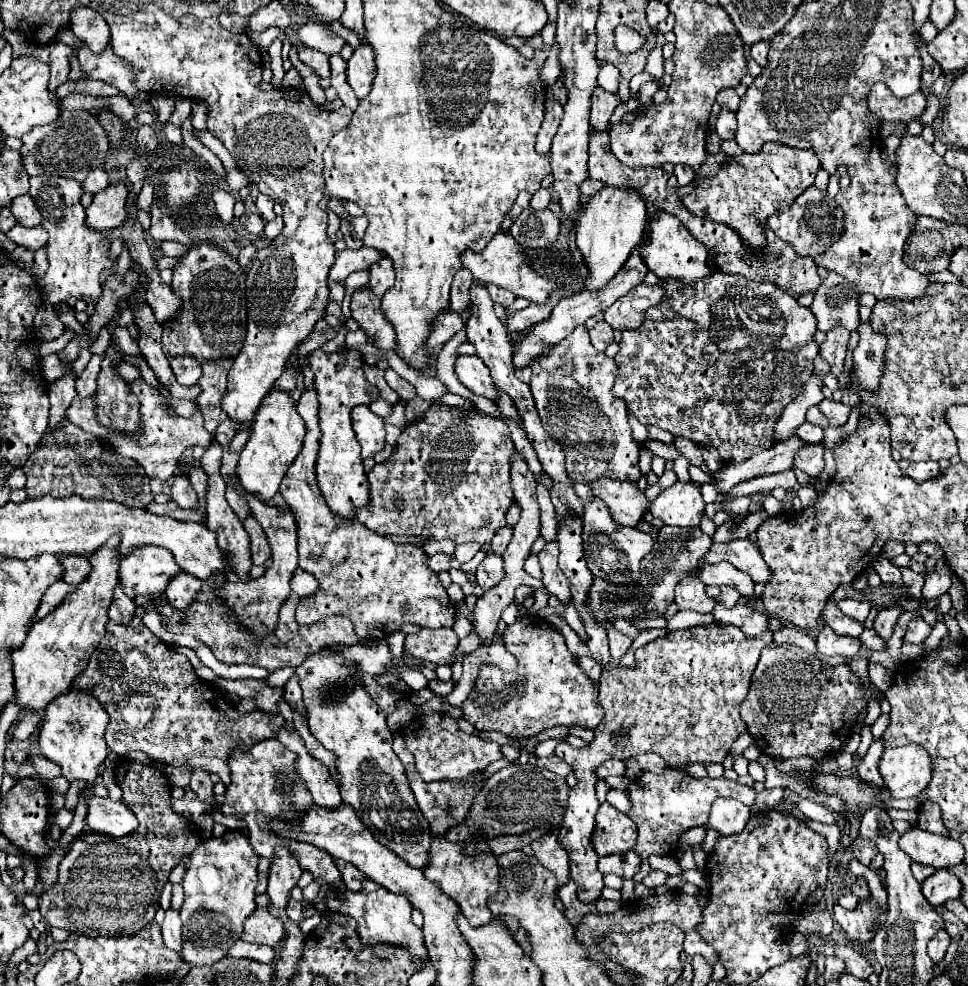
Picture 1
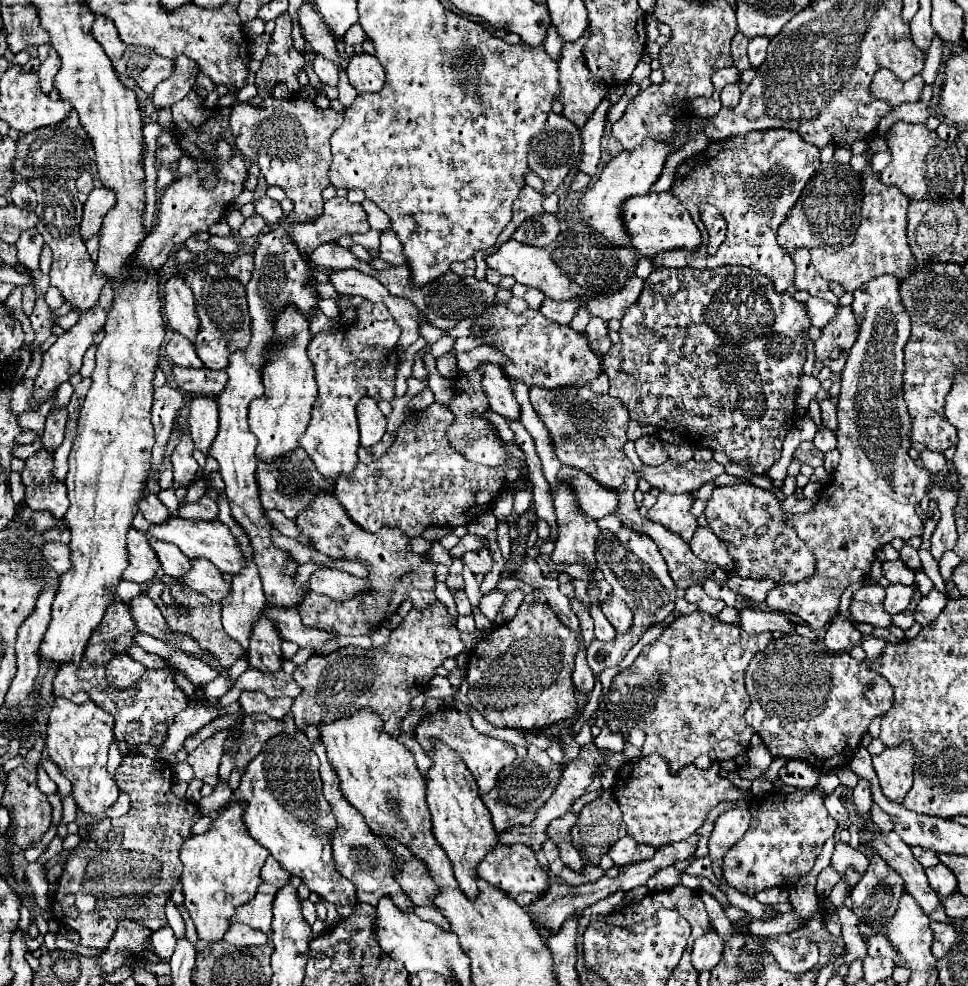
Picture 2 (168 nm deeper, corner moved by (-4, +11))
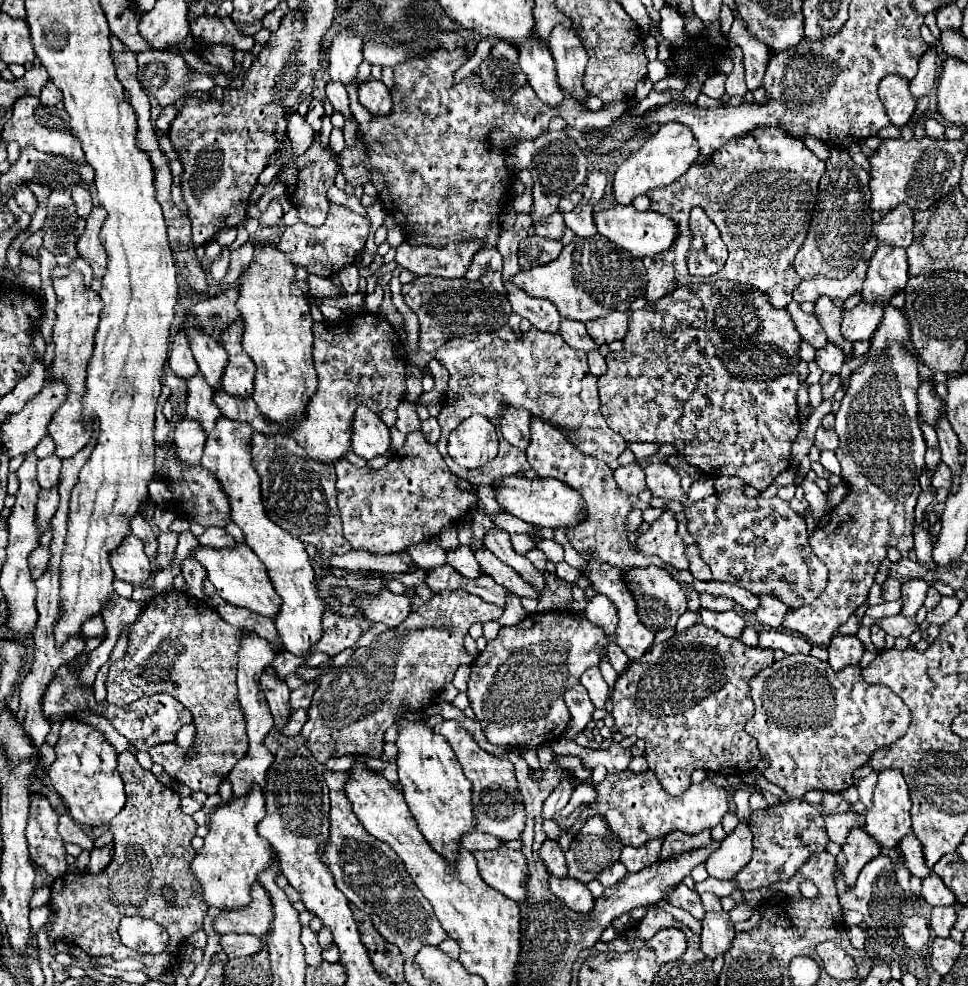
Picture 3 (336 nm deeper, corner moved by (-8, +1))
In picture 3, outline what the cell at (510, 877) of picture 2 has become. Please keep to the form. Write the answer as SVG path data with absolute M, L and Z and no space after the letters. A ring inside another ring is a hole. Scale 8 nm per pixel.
M487 850L487 852L473 852L477 858L481 878L507 898L515 902L523 902L527 898L527 860L519 850Z

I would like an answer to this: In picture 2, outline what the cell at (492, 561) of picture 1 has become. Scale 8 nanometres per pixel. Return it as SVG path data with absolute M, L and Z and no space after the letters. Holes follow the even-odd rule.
M487 548L479 550L479 552L467 552L463 554L463 562L467 564L467 568L473 572L473 574L487 574L493 566L493 558L489 554Z

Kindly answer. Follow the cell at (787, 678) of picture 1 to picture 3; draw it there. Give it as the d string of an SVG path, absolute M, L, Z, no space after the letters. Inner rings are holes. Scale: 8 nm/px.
M789 654L783 660L775 660L771 666L763 668L761 672L757 672L751 678L751 698L755 702L755 714L753 714L751 720L747 720L745 730L747 730L747 734L755 736L755 740L759 742L759 752L769 758L769 768L763 772L763 776L769 782L781 786L791 798L801 798L807 790L827 790L827 792L843 792L843 790L847 790L849 786L853 786L853 772L857 768L861 768L863 764L867 764L875 750L879 750L883 746L889 746L889 742L895 742L897 738L901 738L907 732L907 726L909 726L909 720L911 720L911 714L909 714L907 706L903 706L903 700L895 692L891 692L887 686L867 684L863 680L863 676L861 676L859 666L845 666L843 670L835 672L827 662L817 660L817 658L809 656L809 654Z

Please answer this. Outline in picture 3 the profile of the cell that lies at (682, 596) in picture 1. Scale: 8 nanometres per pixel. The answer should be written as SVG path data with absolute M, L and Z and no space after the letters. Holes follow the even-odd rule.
M701 608L697 622L707 626L707 628L717 628L719 632L723 632L731 638L739 638L741 630L745 628L743 618L735 610L731 610L731 612L711 612L707 608Z

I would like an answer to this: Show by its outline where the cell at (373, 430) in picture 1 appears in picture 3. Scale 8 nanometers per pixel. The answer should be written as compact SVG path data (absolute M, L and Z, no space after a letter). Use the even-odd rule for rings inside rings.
M361 406L355 412L351 446L353 446L353 452L363 456L365 460L373 460L375 456L385 454L391 446L389 428L375 412L371 412L365 406Z

